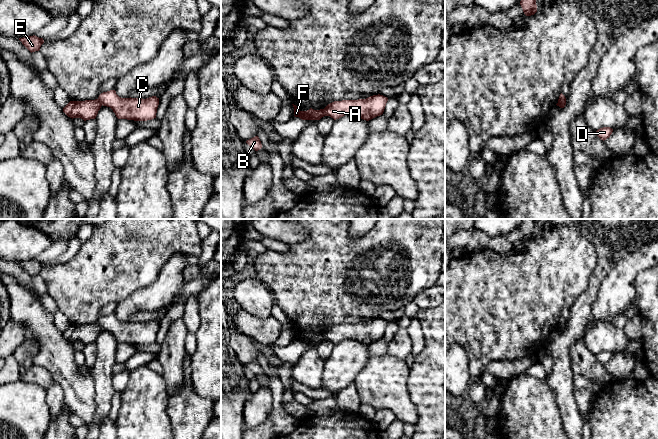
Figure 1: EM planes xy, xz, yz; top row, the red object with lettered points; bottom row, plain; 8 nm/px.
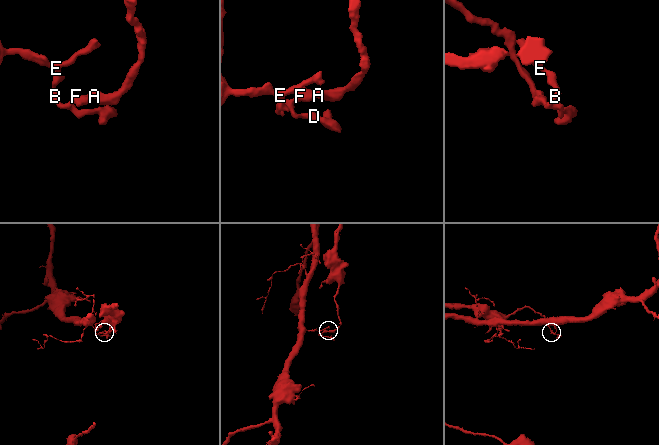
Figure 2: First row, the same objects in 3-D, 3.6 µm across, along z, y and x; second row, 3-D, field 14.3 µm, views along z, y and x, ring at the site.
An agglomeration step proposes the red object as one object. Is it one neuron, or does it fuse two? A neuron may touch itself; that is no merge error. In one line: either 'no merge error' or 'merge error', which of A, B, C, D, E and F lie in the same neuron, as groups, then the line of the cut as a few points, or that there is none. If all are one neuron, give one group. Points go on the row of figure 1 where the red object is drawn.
merge error | A C / B D E F | xz (323, 109), (325, 115)

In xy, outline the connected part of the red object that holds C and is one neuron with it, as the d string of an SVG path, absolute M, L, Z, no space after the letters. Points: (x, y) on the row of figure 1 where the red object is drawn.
M115 90L103 92L99 95L103 106L110 107L118 119L147 121L156 118L159 98L152 96L142 98L121 98Z

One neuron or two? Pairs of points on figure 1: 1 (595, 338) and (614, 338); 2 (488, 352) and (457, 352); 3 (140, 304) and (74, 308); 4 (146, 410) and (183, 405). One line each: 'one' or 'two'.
1: one
2: two
3: two
4: two

